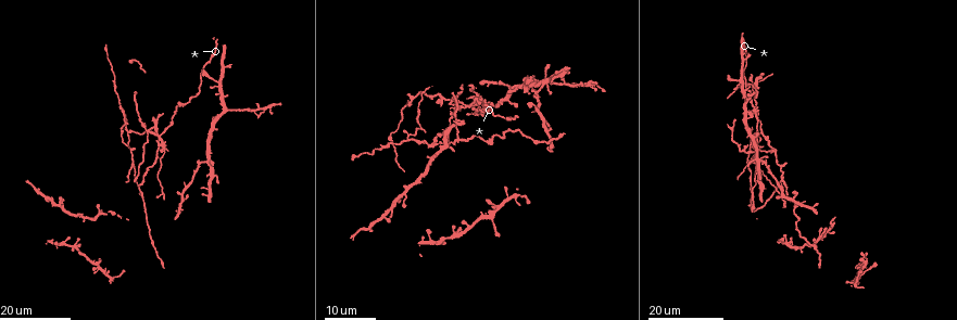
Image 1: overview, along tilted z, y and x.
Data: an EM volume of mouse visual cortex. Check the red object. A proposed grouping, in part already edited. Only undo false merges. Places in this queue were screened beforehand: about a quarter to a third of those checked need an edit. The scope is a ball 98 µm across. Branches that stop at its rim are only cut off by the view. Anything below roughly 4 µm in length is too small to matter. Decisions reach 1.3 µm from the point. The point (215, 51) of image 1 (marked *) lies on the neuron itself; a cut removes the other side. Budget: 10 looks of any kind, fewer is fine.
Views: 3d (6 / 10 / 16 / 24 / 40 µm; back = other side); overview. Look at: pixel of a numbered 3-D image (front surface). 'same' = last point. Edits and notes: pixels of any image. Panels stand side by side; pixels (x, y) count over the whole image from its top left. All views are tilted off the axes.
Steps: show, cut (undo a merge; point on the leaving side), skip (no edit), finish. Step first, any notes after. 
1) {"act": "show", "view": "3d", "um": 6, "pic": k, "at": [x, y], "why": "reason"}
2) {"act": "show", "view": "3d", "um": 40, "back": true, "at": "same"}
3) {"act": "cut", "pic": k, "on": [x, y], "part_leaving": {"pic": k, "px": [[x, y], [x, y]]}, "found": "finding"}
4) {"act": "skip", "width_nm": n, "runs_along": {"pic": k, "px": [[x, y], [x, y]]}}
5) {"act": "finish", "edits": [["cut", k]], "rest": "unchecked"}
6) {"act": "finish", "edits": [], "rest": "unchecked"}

{"act": "show", "view": "3d", "um": 24, "pic": 1, "at": [157, 138], "why": "four-way junction"}

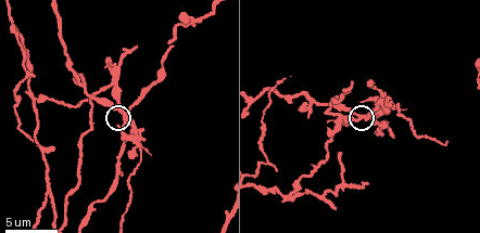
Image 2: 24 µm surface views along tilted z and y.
{"act": "show", "view": "3d", "um": 10, "pic": 2, "at": [122, 112], "why": "closer look"}

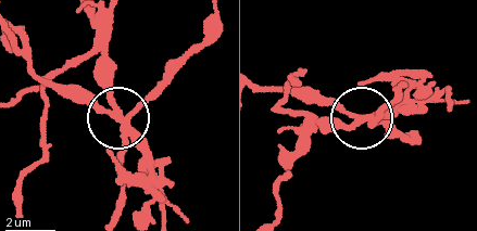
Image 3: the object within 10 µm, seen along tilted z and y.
{"act": "cut", "pic": 3, "on": [141, 164], "width_nm": 260, "part_leaving": {"pic": 3, "px": [[124, 128], [86, 95], [37, 78], [15, 47]]}, "found": "two neurons meet here"}

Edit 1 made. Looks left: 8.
{"act": "show", "view": "3d", "um": 16, "pic": 2, "at": [33, 99], "why": "arms run side by side"}

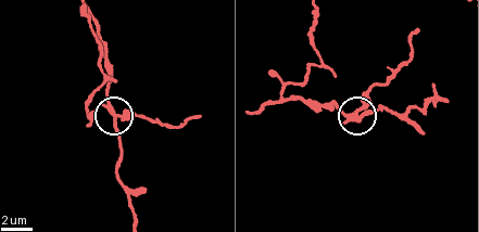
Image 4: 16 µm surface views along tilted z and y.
{"act": "cut", "pic": 4, "on": [125, 112], "arms": 4, "found": "a second neuron is stuck on"}

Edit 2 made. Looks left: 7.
{"act": "show", "view": "3d", "um": 6, "pic": 2, "at": [117, 171], "why": "two arms in line, one across"}

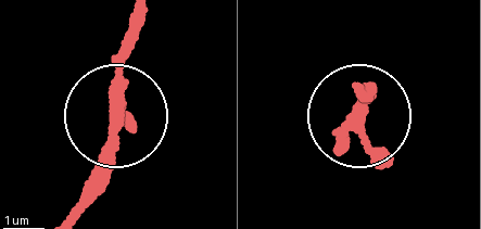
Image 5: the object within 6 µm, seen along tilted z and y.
{"act": "skip", "width_nm": 230, "runs_along": {"pic": 5, "px": [[136, 14], [103, 172], [87, 195]]}, "found": "continuous, no second neuron"}

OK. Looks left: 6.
{"act": "show", "view": "3d", "um": 24, "pic": 1, "at": [761, 131], "why": "thin arm on a thick one"}

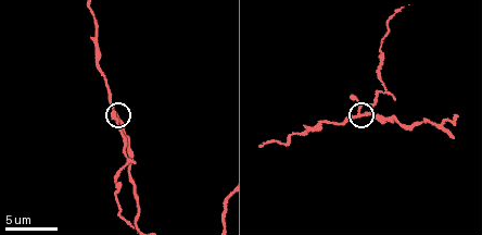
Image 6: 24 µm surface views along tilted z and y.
{"act": "show", "view": "3d", "um": 10, "pic": 6, "at": [358, 113]}

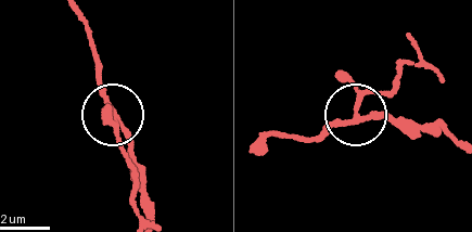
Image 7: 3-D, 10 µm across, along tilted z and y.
{"act": "cut", "pic": 7, "on": [109, 114], "arms": 4, "part_leaving": {"pic": 7, "px": [[354, 112], [367, 91], [422, 60], [417, 44]]}, "found": "a second neuron is stuck on"}

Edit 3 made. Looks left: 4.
{"act": "show", "view": "overview", "why": "see it whole again"}

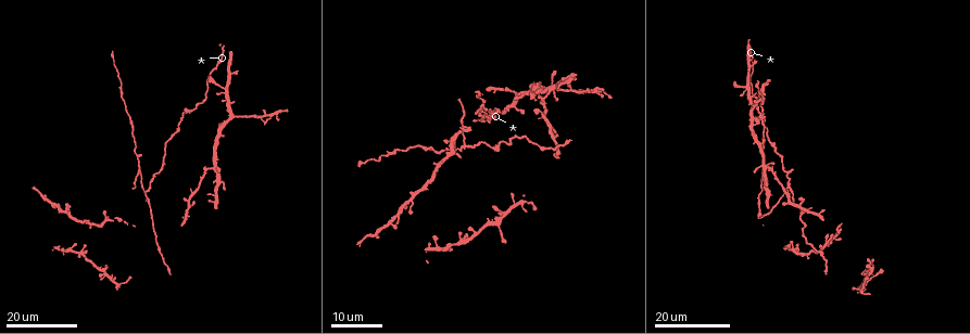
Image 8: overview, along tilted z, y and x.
{"act": "show", "view": "3d", "um": 24, "pic": 8, "at": [395, 150]}

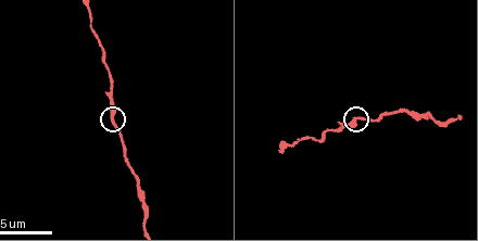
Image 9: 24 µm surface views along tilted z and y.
{"act": "show", "view": "3d", "um": 6, "pic": 9, "at": [357, 118], "why": "closer look"}

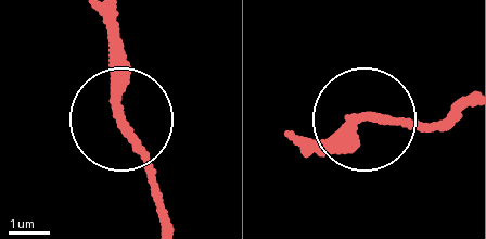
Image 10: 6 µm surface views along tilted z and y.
{"act": "skip", "runs_along": {"pic": 10, "px": [[464, 108], [429, 128], [363, 123], [312, 155]]}, "found": "all the same neuron"}

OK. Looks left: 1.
{"act": "finish", "edits": [["cut", 3], ["cut", 4], ["cut", 7]], "rest": "unchecked"}

